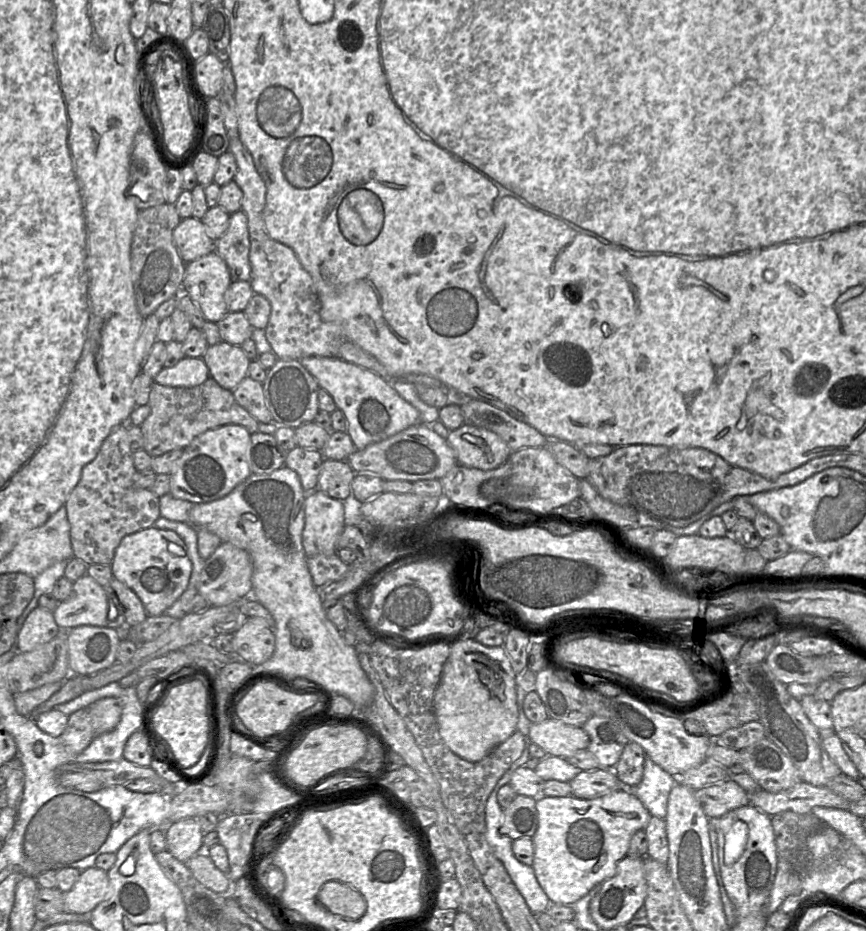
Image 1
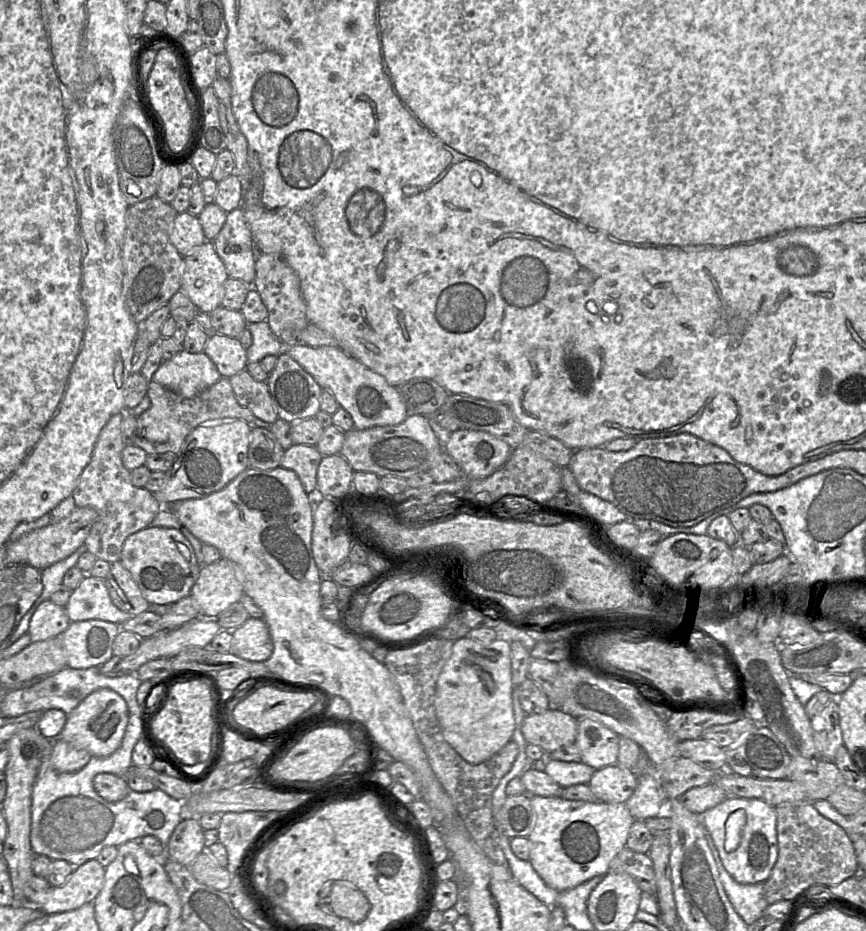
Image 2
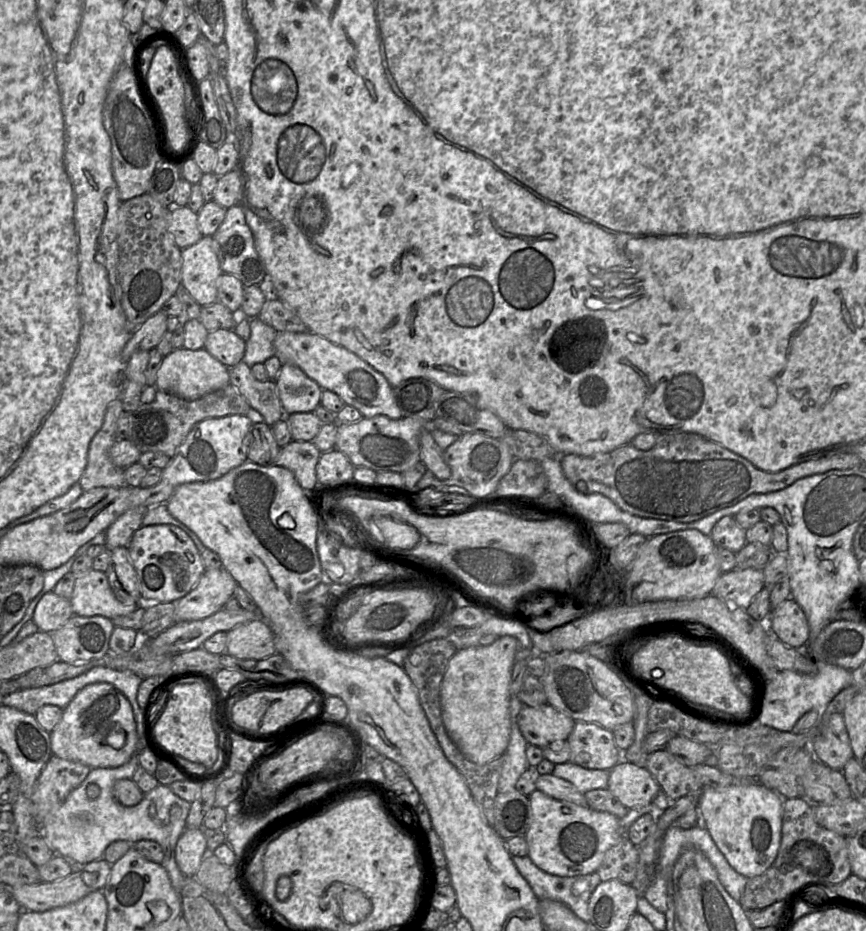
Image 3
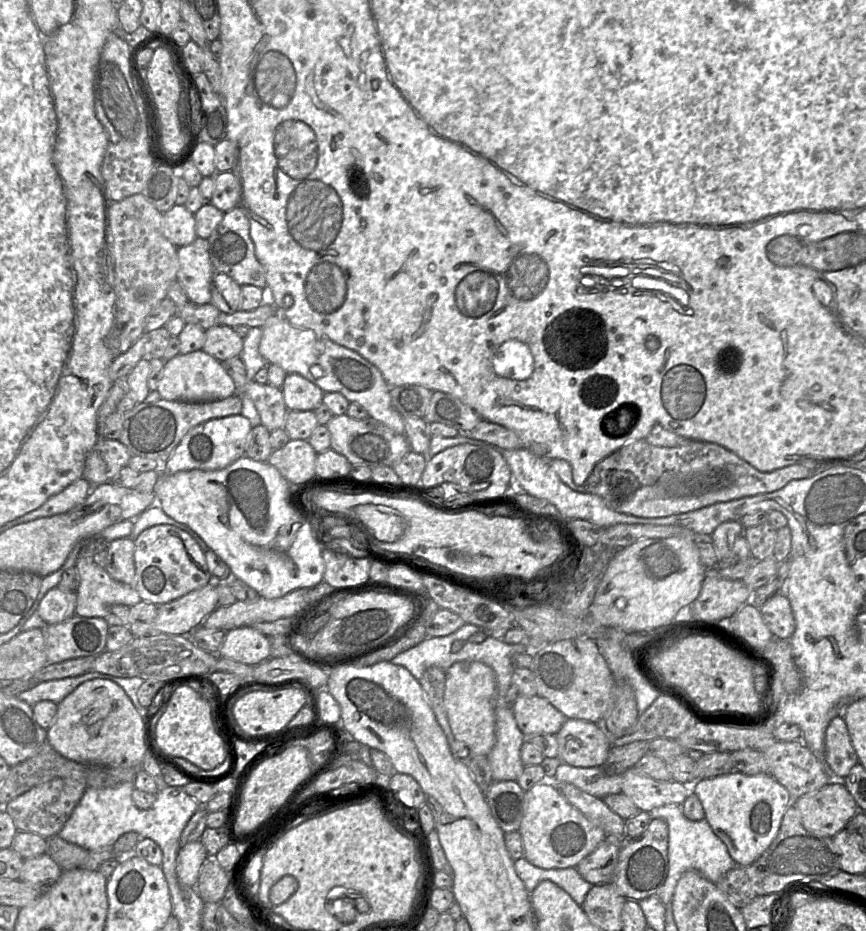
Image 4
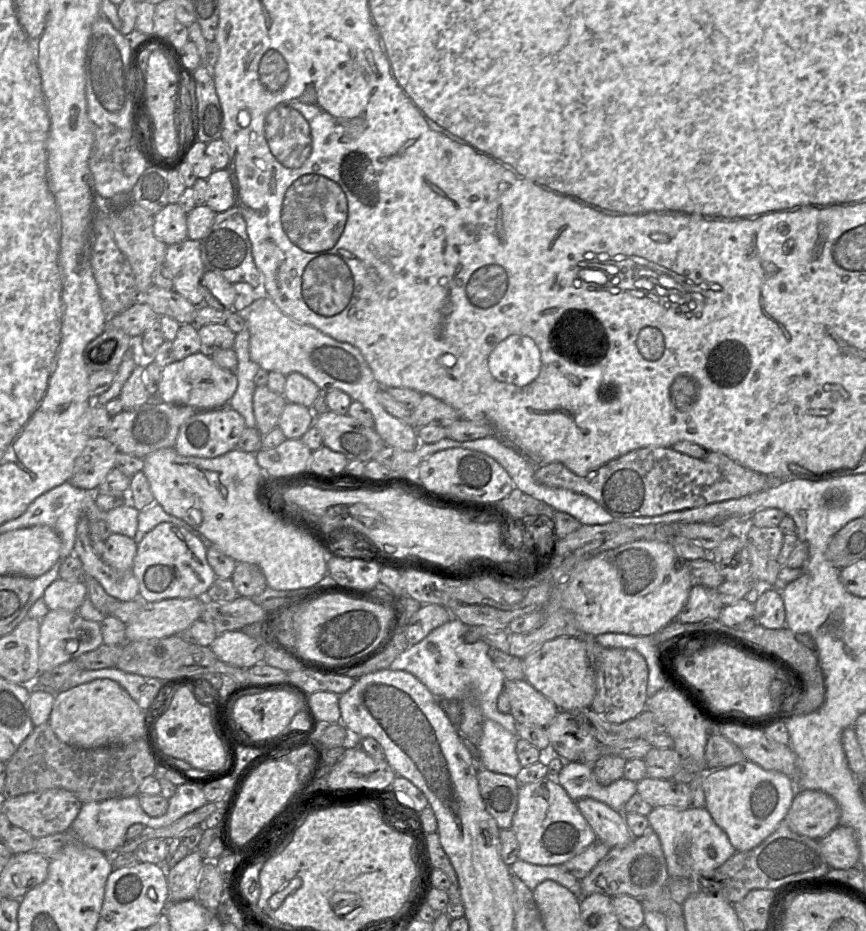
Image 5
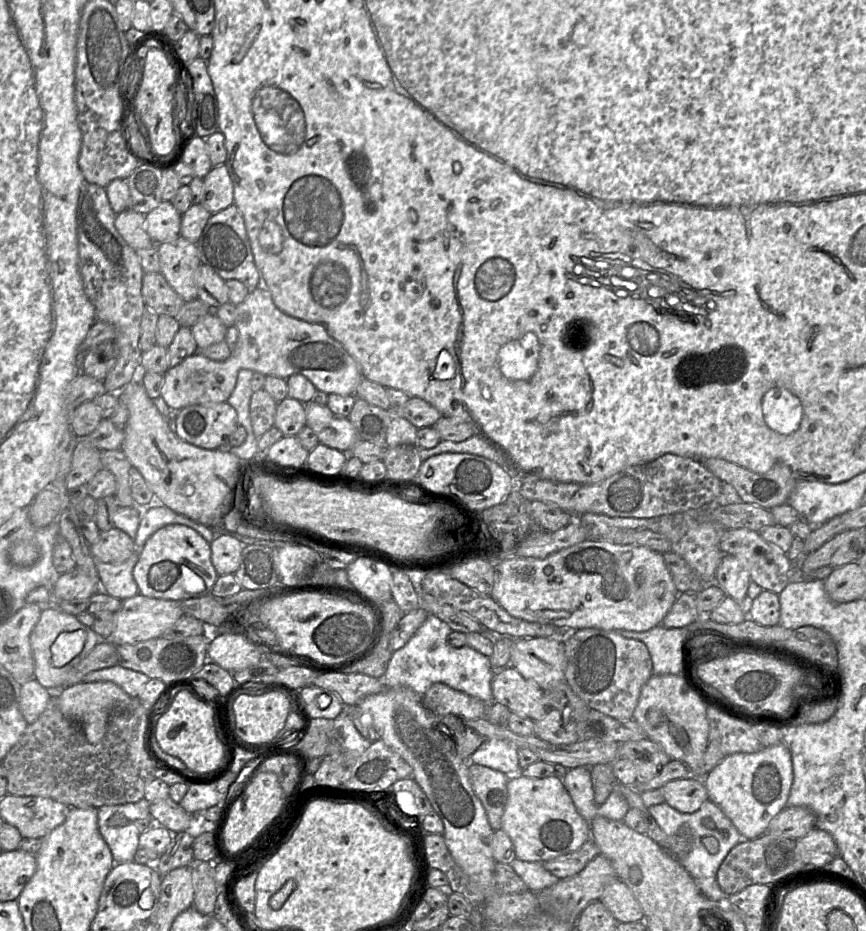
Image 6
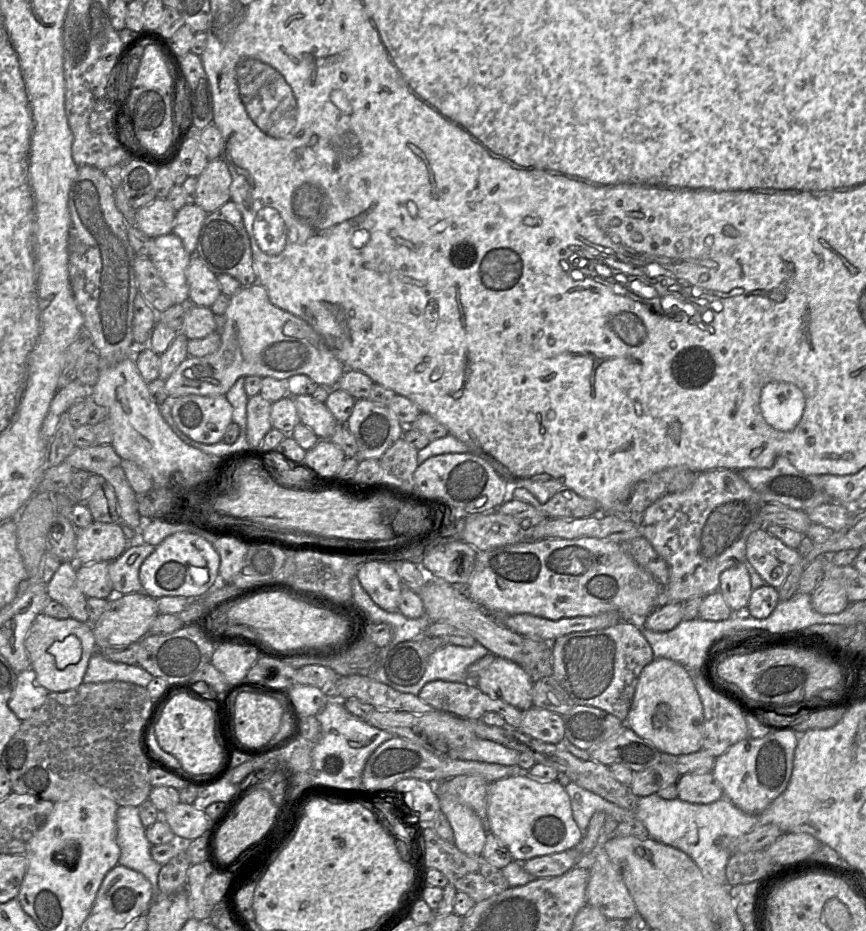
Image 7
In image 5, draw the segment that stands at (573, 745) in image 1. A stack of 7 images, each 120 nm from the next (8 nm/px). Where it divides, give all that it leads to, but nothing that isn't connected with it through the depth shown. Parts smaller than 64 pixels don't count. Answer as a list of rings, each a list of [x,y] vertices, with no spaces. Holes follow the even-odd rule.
[[[506,680],[503,691],[510,701],[510,713],[517,723],[546,728],[557,716],[556,705],[524,680]]]

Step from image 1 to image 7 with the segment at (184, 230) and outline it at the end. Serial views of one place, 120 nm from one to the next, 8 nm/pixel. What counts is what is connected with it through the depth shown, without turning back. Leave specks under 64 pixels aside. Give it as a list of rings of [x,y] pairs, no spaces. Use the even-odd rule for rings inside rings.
[[[156,198],[136,211],[135,225],[150,238],[170,234],[176,212],[166,198]]]

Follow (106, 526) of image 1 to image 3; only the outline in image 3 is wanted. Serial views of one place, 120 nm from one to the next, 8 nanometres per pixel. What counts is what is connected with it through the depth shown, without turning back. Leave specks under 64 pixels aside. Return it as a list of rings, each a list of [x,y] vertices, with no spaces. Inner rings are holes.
[[[121,398],[114,400],[107,408],[103,425],[91,441],[88,462],[78,482],[83,492],[97,487],[127,486],[124,469],[117,467],[110,457],[110,449],[117,441],[117,420],[123,411]],[[136,507],[120,515],[105,531],[105,548],[128,547],[136,530],[142,526],[147,507]]]

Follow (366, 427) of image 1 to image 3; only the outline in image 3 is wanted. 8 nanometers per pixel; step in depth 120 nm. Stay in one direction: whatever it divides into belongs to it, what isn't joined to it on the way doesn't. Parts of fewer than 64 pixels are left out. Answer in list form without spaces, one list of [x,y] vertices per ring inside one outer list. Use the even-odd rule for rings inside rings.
[[[278,332],[274,340],[275,356],[282,362],[298,366],[322,390],[336,393],[347,405],[353,406],[363,418],[383,415],[400,419],[403,414],[387,379],[353,352],[336,345],[320,335],[304,332]]]

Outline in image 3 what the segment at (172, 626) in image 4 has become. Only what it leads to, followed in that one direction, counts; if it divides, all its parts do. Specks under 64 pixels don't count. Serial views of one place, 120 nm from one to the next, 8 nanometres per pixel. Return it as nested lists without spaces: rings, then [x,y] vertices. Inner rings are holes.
[[[225,568],[206,569],[188,594],[172,602],[175,606],[174,622],[201,620],[213,615],[223,609],[229,598],[233,596],[237,585],[237,582]]]

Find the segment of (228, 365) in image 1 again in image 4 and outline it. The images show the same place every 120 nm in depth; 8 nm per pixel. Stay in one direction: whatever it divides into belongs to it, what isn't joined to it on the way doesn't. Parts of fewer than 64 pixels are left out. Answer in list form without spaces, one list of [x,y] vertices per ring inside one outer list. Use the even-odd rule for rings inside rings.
[[[217,324],[206,330],[203,351],[220,362],[240,356],[243,350],[243,338],[232,327]]]

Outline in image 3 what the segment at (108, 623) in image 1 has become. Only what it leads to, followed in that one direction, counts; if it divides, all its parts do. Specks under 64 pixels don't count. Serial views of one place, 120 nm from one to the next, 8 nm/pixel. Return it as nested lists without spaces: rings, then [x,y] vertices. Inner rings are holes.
[[[94,569],[84,576],[77,576],[69,600],[74,615],[109,619],[132,613],[140,605],[120,602],[109,585],[106,573]]]

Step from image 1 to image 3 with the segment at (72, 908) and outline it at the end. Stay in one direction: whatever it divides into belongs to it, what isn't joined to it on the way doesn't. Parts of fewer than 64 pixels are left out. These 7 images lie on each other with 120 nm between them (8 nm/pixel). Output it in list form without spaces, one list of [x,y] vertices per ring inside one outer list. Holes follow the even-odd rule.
[[[103,858],[88,864],[73,864],[73,872],[63,879],[12,887],[11,893],[23,910],[45,912],[77,902],[94,891],[102,890],[110,877],[111,867],[112,865]]]

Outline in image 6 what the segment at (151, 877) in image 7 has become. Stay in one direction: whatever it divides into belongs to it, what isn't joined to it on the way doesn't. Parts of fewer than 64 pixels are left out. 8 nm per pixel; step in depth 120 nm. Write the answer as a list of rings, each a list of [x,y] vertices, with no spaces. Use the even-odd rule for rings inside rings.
[[[144,798],[135,803],[104,805],[97,809],[98,829],[109,846],[114,864],[132,862],[139,848],[136,821],[150,816]]]

